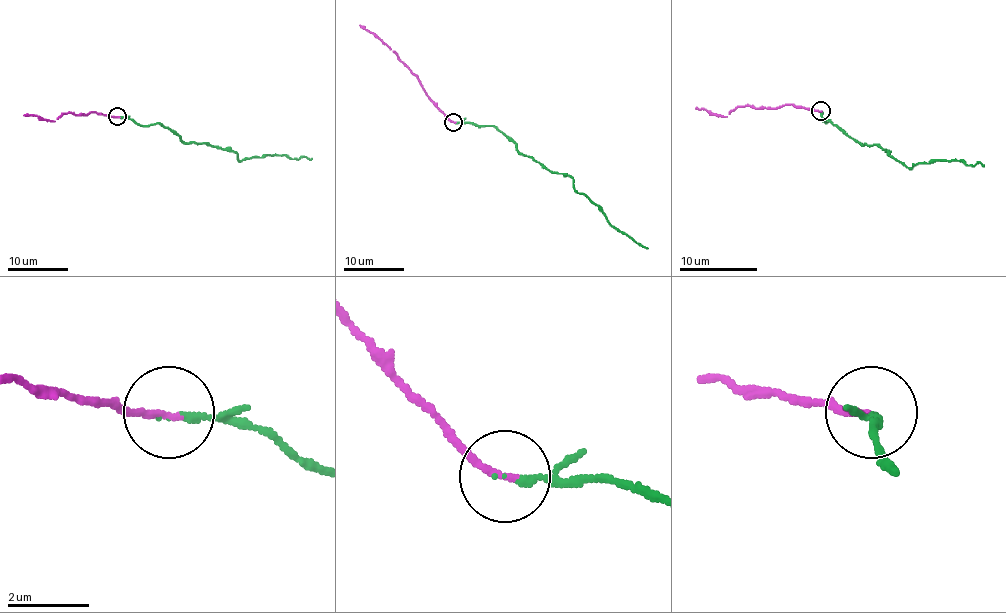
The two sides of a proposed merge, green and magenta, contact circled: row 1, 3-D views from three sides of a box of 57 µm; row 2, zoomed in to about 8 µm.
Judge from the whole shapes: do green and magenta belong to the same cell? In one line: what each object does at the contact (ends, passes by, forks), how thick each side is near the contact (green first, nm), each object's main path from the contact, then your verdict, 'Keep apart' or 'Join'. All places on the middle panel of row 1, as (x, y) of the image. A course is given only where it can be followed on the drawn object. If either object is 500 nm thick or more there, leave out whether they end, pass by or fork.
At the ring green ends. At the ring magenta ends. Thickness 170 nm (green) against 170 nm. Course of green: (454, 122), (496, 127), (522, 154), (569, 175), (575, 189), (594, 202), (612, 226), (647, 248). Course of magenta: (454, 122), (429, 98), (419, 78), (399, 57), (360, 25). Join

